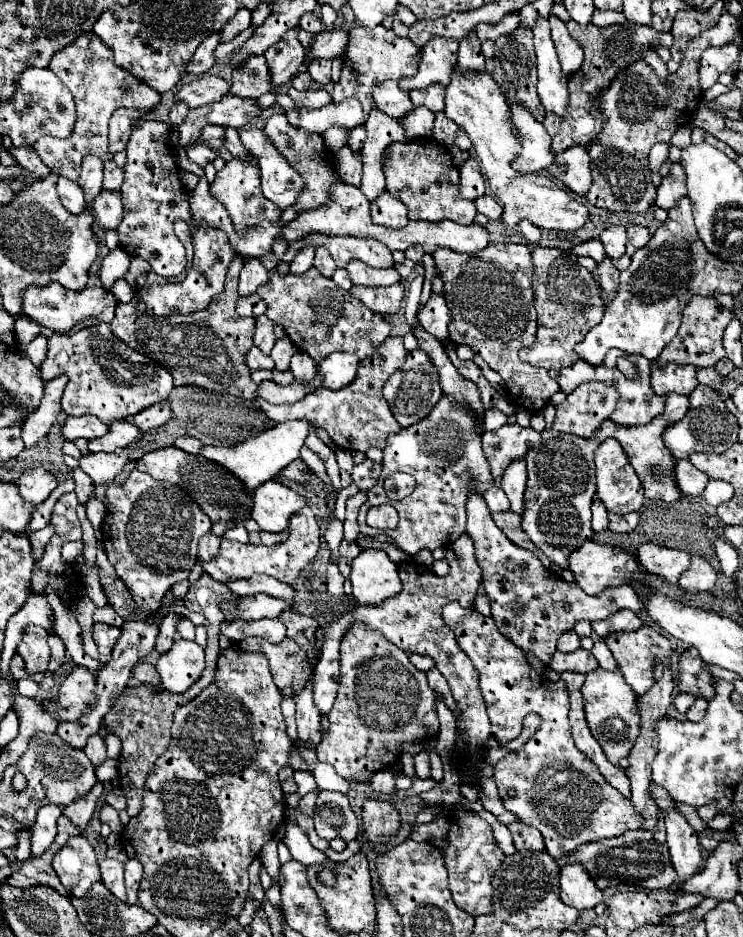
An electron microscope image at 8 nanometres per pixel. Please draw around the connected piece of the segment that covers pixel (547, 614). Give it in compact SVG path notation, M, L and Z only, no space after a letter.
M471 489L467 499L467 535L475 543L475 555L483 571L483 585L491 599L491 617L499 631L525 653L543 661L543 665L547 665L557 651L555 643L559 635L572 630L577 621L585 619L593 623L609 619L621 609L631 609L635 613L643 611L643 603L631 585L611 587L595 597L587 595L579 585L567 585L557 573L545 569L531 551L515 547L503 535L495 525L483 495L475 489Z

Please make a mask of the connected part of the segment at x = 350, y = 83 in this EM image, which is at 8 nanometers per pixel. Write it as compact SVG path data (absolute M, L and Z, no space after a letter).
M383 25L375 29L367 27L353 27L349 31L349 49L347 49L347 61L343 65L339 81L335 84L331 94L334 103L339 104L347 98L355 98L361 101L363 111L369 113L375 107L372 88L375 83L387 81L387 79L401 79L401 77L413 77L417 73L421 59L421 49L415 47L407 37L397 37L393 29L387 29Z

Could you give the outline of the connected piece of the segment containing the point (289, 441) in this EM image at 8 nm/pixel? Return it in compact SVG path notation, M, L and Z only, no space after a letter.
M285 421L257 437L251 437L251 439L239 443L237 447L207 447L207 445L203 445L201 455L221 463L233 475L239 475L239 479L243 479L243 483L245 483L245 489L253 493L253 489L257 485L273 479L283 467L287 467L291 461L295 461L299 457L299 449L303 447L307 431L309 431L309 427L305 421Z

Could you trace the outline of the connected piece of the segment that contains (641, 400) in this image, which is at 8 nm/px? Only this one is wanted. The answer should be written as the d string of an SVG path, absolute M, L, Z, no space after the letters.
M633 359L639 367L639 379L629 381L621 371L615 369L615 387L619 391L619 405L611 413L611 421L619 425L647 425L655 417L659 417L665 409L665 397L655 395L651 391L649 373L651 373L651 361L649 359Z

